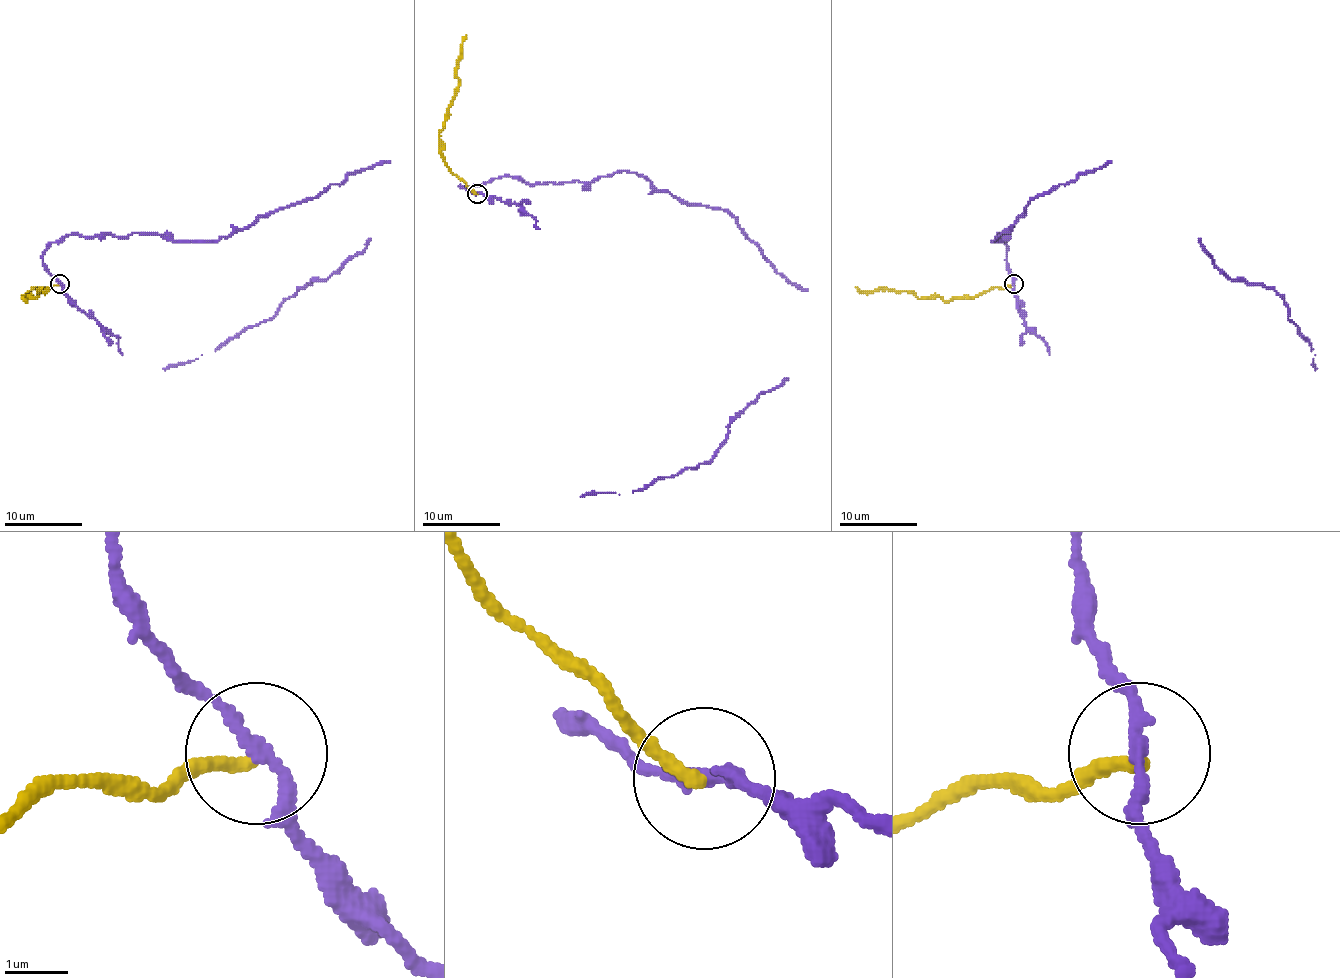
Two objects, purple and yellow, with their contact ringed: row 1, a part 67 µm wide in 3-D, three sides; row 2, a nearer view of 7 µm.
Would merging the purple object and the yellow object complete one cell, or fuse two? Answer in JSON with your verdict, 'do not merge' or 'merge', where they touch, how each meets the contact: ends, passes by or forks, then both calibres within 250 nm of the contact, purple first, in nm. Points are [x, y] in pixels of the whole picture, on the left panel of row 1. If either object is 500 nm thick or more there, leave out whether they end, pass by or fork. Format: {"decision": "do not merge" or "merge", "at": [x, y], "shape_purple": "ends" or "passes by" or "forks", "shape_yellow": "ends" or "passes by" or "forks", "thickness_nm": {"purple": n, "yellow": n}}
{"decision": "do not merge", "at": [60, 283], "shape_purple": "passes by", "shape_yellow": "ends", "thickness_nm": {"purple": 190, "yellow": 200}}

